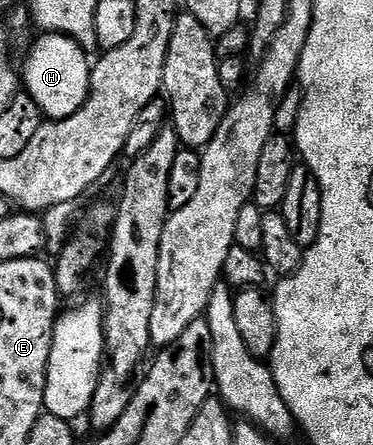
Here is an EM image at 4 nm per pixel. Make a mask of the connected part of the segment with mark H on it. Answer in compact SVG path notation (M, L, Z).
M46 32L37 37L27 49L28 57L22 60L22 88L27 96L34 98L48 120L61 120L84 107L92 77L90 56L69 36Z

